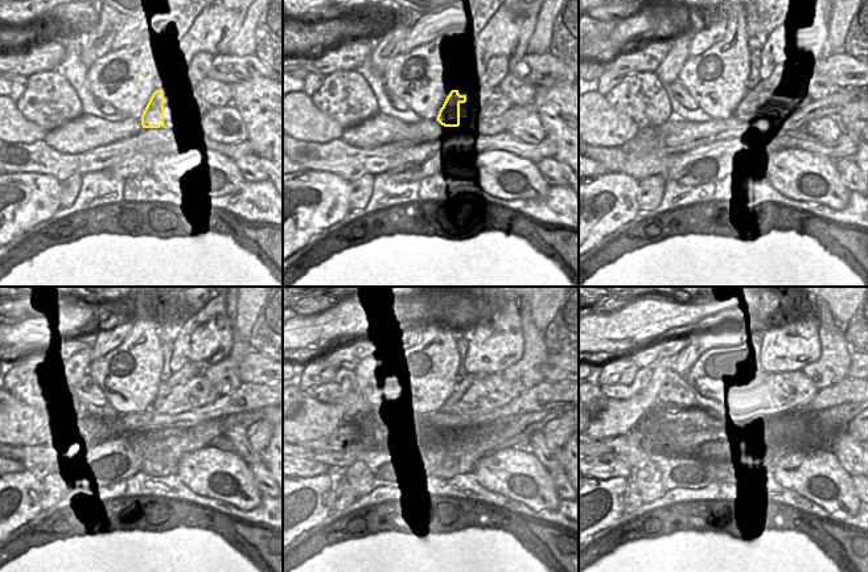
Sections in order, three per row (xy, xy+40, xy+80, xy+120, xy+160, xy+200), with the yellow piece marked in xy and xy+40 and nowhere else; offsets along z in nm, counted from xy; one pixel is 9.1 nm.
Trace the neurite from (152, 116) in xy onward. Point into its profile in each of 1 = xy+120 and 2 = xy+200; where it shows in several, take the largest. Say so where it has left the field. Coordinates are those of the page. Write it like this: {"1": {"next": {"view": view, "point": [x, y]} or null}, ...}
{"1": {"next": {"view": "xy+120", "point": [197, 393]}}, "2": {"next": {"view": "xy+200", "point": [786, 393]}}}

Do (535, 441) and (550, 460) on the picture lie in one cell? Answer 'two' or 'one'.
one

